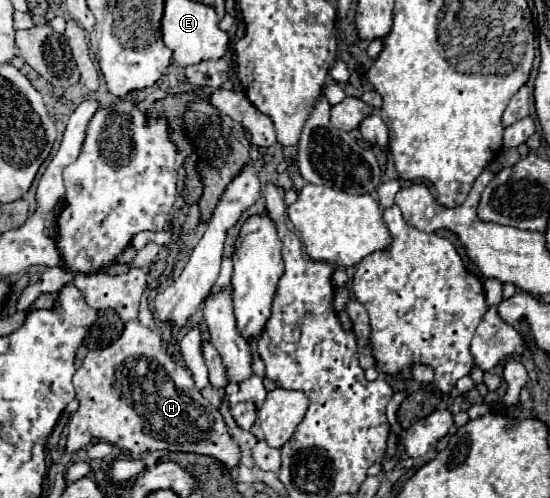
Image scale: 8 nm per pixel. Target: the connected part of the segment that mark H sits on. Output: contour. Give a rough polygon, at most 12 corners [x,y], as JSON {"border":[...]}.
{"border":[[45,269],[17,311],[67,281],[121,337],[73,375],[67,449],[189,451],[237,467],[219,409],[137,319],[147,273]]}

